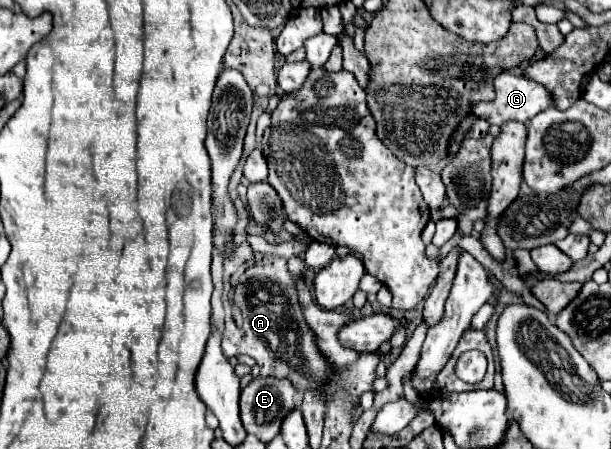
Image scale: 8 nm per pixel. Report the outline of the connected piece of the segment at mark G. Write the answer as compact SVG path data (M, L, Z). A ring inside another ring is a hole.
M502 72L502 74L498 74L498 78L494 82L494 88L496 88L496 98L492 102L478 102L478 106L474 106L474 114L476 114L476 118L484 118L484 120L488 120L490 124L496 124L496 126L502 126L510 120L526 124L538 112L556 106L554 96L542 84L538 84L534 80L528 80L526 76L514 76L510 72Z

